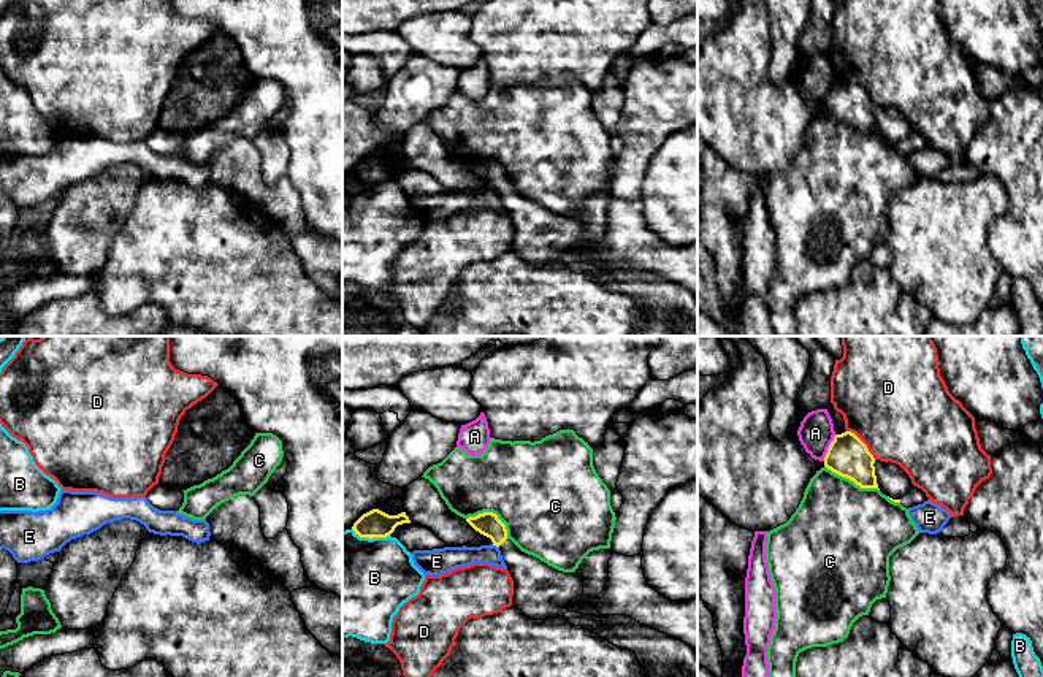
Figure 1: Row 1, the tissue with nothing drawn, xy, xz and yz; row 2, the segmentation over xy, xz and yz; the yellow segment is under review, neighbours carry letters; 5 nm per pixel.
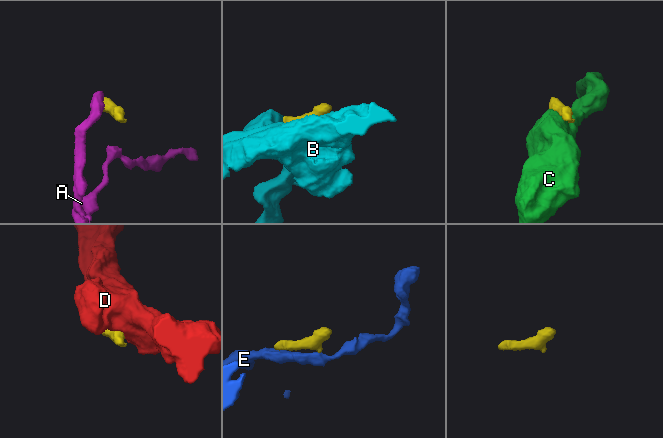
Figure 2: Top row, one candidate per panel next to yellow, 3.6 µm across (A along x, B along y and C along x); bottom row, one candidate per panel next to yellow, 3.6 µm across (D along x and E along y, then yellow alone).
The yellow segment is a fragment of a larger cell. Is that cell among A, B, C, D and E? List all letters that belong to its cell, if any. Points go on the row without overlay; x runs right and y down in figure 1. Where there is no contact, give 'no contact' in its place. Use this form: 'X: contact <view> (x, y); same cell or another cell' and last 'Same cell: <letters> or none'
A: contact yz (829, 92); another cell
B: contact xz (371, 183); another cell
C: contact yz (851, 124); another cell
D: contact yz (863, 87); another cell
E: contact xz (495, 189); another cell
Same cell: none

